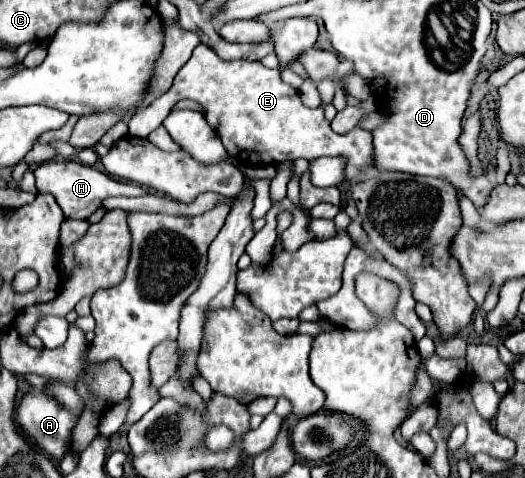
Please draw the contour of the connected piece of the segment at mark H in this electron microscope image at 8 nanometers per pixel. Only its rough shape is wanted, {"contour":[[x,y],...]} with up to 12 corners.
{"contour":[[51,160],[33,168],[37,190],[65,218],[89,218],[109,196],[143,196],[137,184],[93,166]]}

